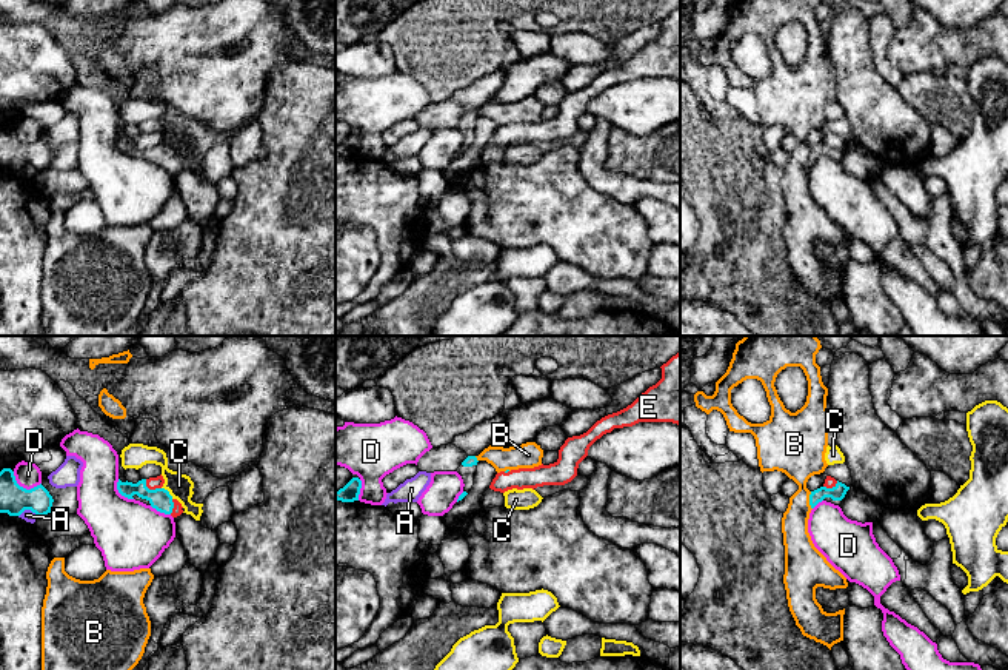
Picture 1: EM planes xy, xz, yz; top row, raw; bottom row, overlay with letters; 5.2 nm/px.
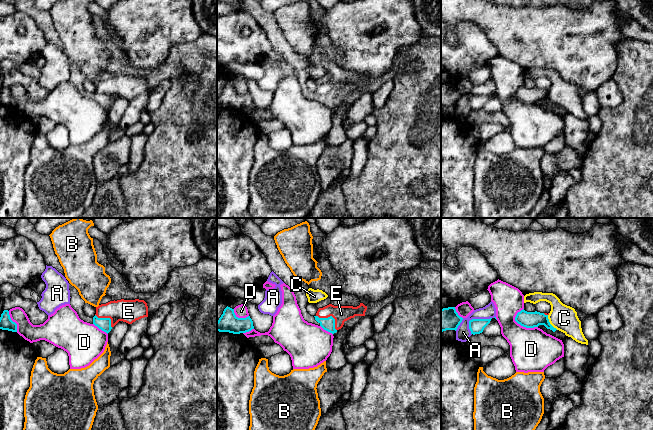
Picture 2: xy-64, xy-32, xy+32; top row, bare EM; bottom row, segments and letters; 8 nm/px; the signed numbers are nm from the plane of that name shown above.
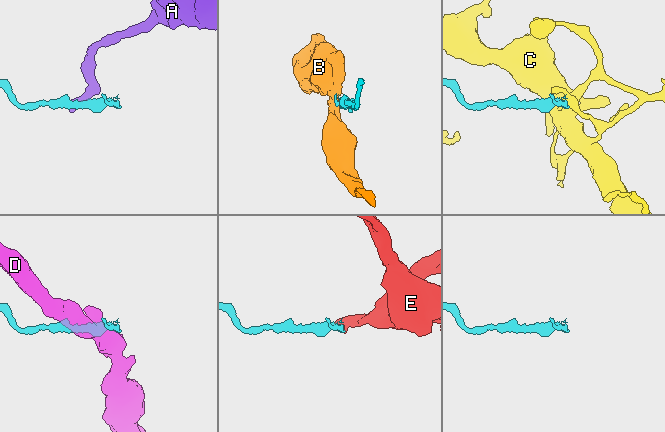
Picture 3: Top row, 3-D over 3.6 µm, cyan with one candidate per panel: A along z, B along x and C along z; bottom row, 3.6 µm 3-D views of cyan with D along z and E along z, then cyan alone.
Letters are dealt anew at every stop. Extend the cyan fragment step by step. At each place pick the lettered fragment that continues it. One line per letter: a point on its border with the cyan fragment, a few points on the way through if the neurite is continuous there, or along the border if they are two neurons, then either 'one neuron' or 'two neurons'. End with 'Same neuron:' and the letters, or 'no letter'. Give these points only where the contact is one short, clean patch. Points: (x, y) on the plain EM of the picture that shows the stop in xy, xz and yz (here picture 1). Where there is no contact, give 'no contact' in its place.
A: xy (28, 164) | along xy (37, 170), (25, 165), (19, 171) | two neurons
B: yz (810, 156) | along yz (810, 147), (811, 164) | two neurons
C: xy (168, 147) | two neurons
D: xy (22, 142) | two neurons
E: xy (151, 145) | across xy (160, 154), (151, 145), (153, 137) | one neuron
Same neuron: E

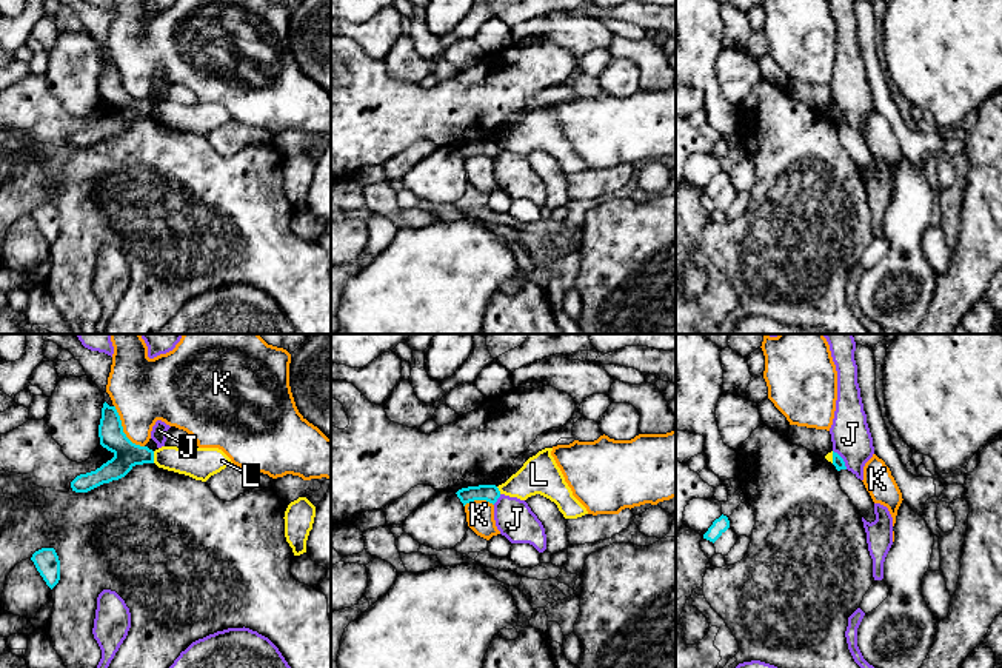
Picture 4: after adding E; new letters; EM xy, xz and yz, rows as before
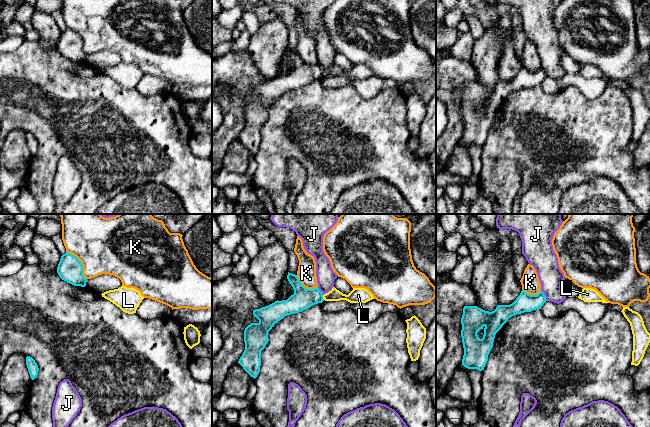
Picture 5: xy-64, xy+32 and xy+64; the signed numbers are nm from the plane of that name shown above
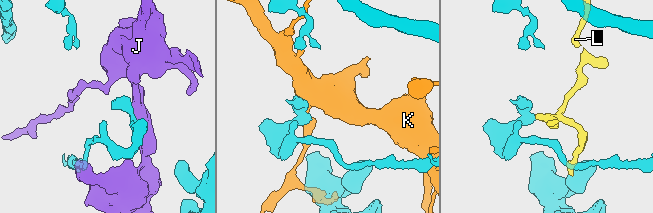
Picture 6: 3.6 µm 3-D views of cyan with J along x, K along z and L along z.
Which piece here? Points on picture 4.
J: yz (842, 114) | along yz (833, 105), (847, 123) | two neurons
K: xy (122, 85) | two neurons
L: xy (153, 113) | along xy (153, 106), (154, 117) | two neurons
Same neuron: no letter

